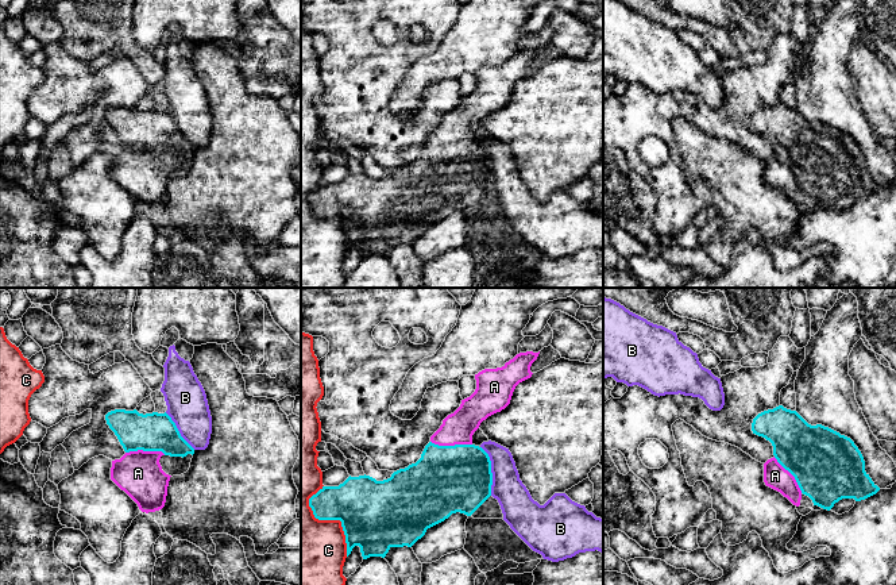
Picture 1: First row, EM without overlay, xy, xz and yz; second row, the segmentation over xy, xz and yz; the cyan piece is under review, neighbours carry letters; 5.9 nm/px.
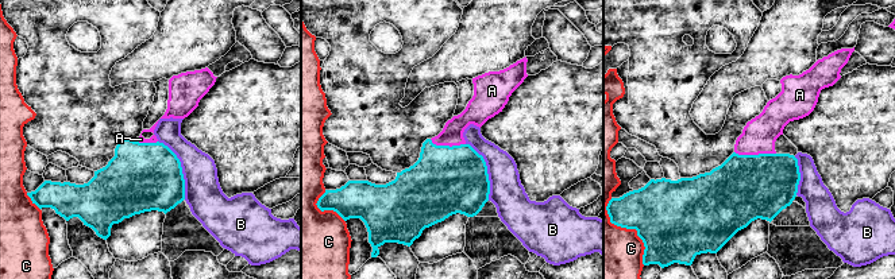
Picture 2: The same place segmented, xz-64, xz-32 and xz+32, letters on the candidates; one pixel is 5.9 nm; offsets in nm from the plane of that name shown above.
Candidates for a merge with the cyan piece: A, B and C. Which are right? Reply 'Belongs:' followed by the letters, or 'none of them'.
Belongs: A

